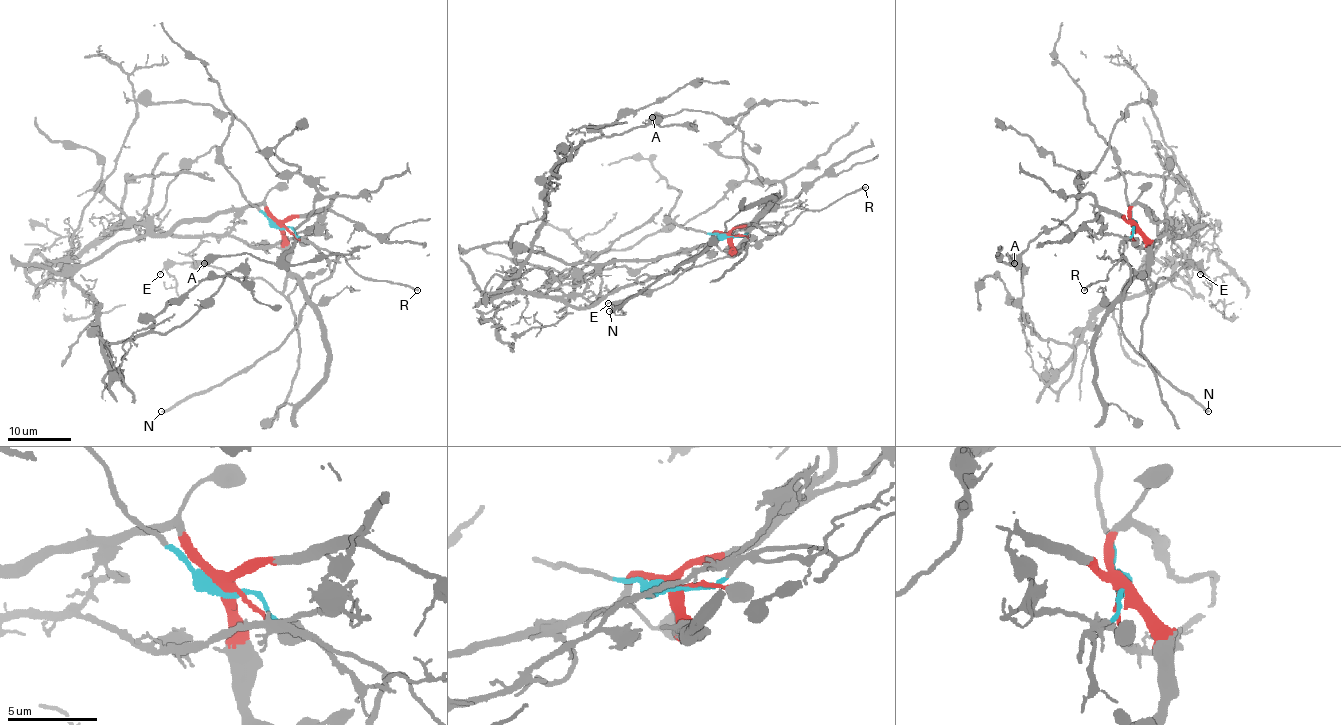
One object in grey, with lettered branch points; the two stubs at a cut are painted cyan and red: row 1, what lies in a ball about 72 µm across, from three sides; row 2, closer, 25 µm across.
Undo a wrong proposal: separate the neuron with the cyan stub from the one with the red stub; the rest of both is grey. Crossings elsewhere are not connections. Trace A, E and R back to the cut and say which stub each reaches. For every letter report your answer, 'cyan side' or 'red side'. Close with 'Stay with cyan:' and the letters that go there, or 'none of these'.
A: red side
E: red side
R: cyan side
Stay with cyan: R

